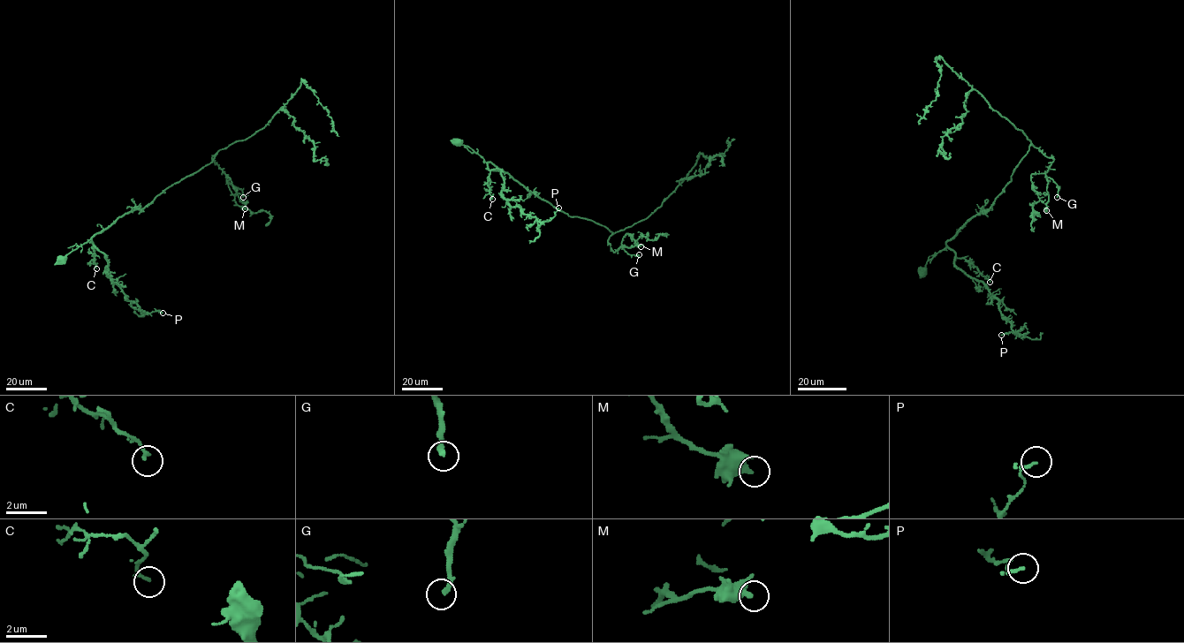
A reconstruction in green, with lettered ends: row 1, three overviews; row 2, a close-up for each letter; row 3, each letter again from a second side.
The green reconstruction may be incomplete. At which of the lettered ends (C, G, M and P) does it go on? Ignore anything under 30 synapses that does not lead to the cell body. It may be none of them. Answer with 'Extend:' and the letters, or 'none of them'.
Extend: M

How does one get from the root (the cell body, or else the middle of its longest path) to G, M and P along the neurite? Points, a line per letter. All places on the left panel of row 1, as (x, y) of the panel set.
G: (62, 259), (120, 217), (141, 209), (209, 164), (216, 154), (212, 159), (243, 197)
M: (62, 259), (120, 217), (141, 209), (209, 164), (216, 154), (212, 159), (225, 175), (235, 201), (245, 208)
P: (62, 259), (90, 239), (104, 254), (108, 262), (106, 274), (127, 299), (134, 302), (143, 312), (163, 313)

